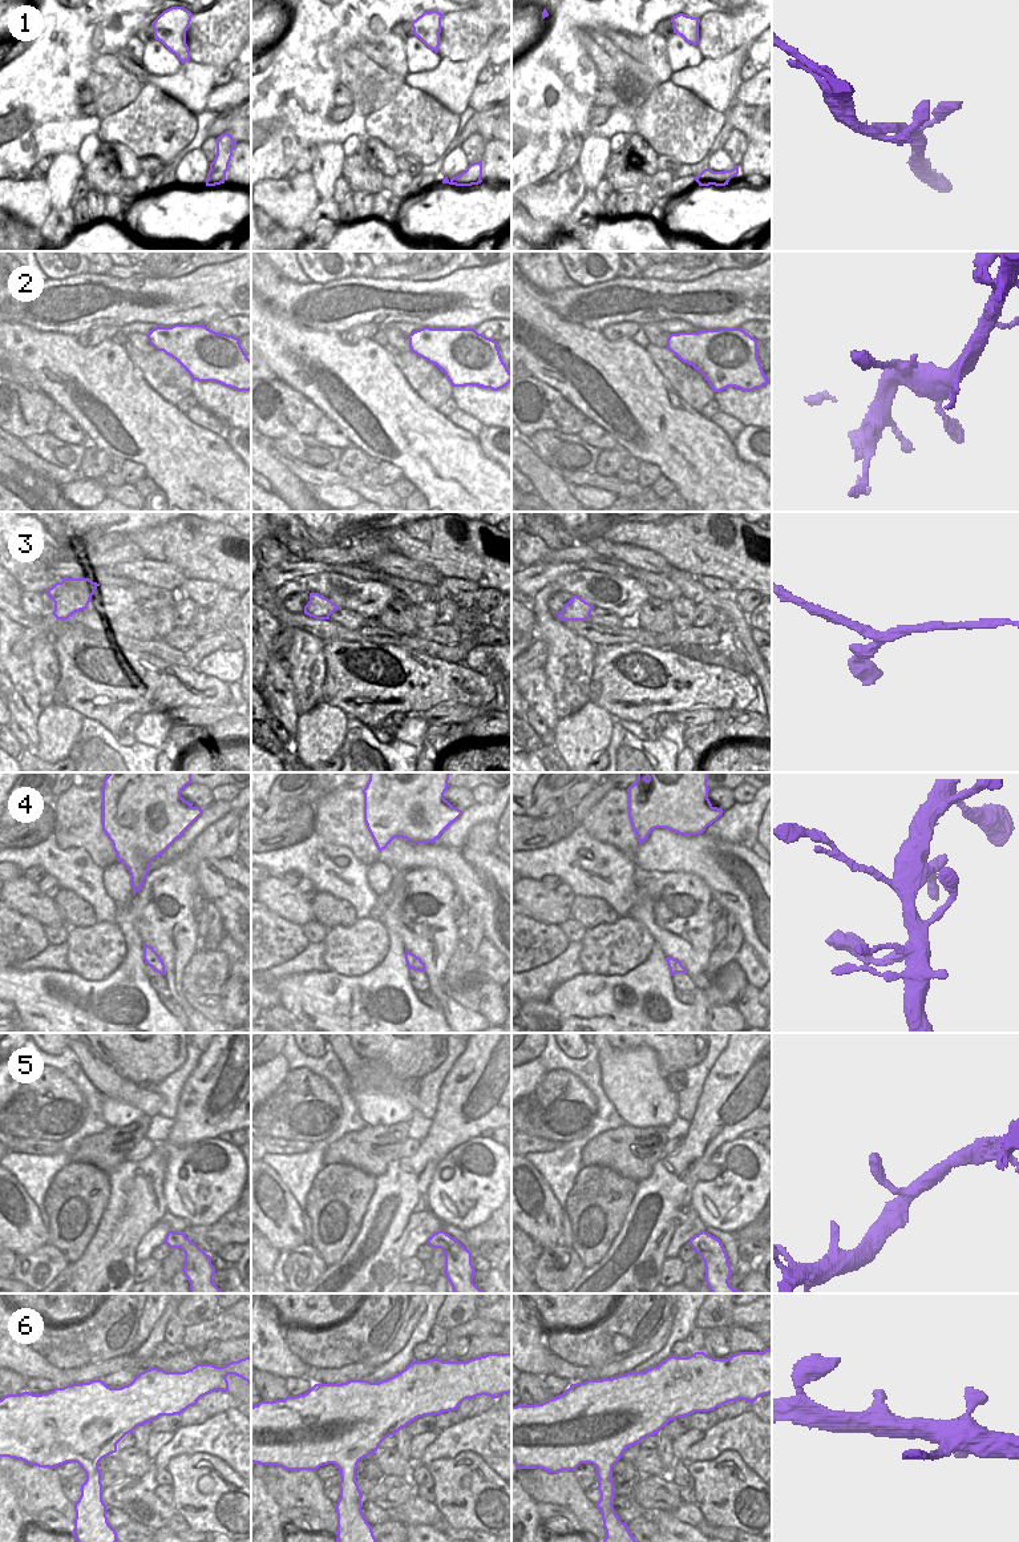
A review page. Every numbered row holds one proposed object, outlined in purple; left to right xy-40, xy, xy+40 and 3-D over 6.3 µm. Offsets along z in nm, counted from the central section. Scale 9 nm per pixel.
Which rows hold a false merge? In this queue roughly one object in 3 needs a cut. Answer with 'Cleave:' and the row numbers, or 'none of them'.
Cleave: none of them

